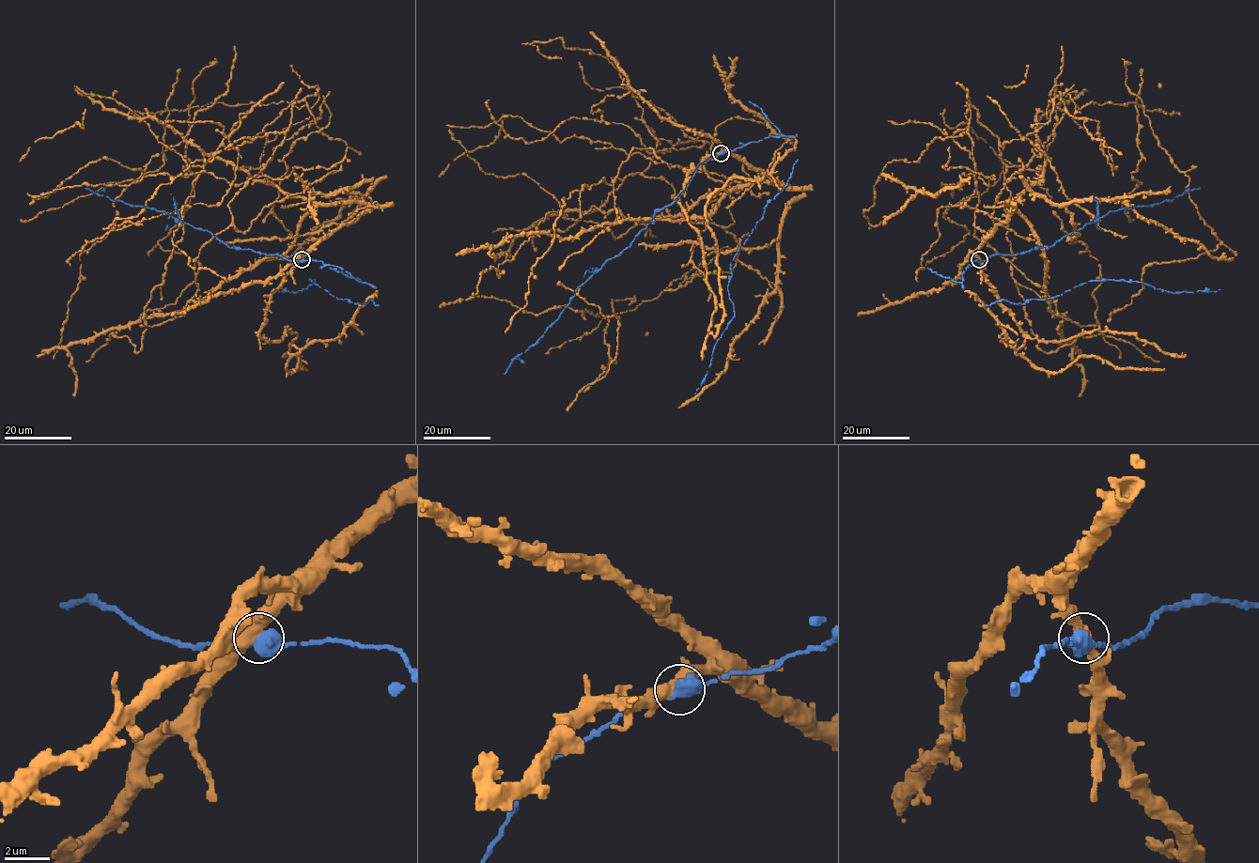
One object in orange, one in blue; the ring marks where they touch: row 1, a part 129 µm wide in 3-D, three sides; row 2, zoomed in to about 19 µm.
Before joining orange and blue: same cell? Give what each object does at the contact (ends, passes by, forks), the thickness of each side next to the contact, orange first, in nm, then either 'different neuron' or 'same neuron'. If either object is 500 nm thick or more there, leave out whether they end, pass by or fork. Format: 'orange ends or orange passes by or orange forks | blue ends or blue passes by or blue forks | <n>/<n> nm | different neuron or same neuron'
orange passes by | blue passes by | 480/440 nm | different neuron

